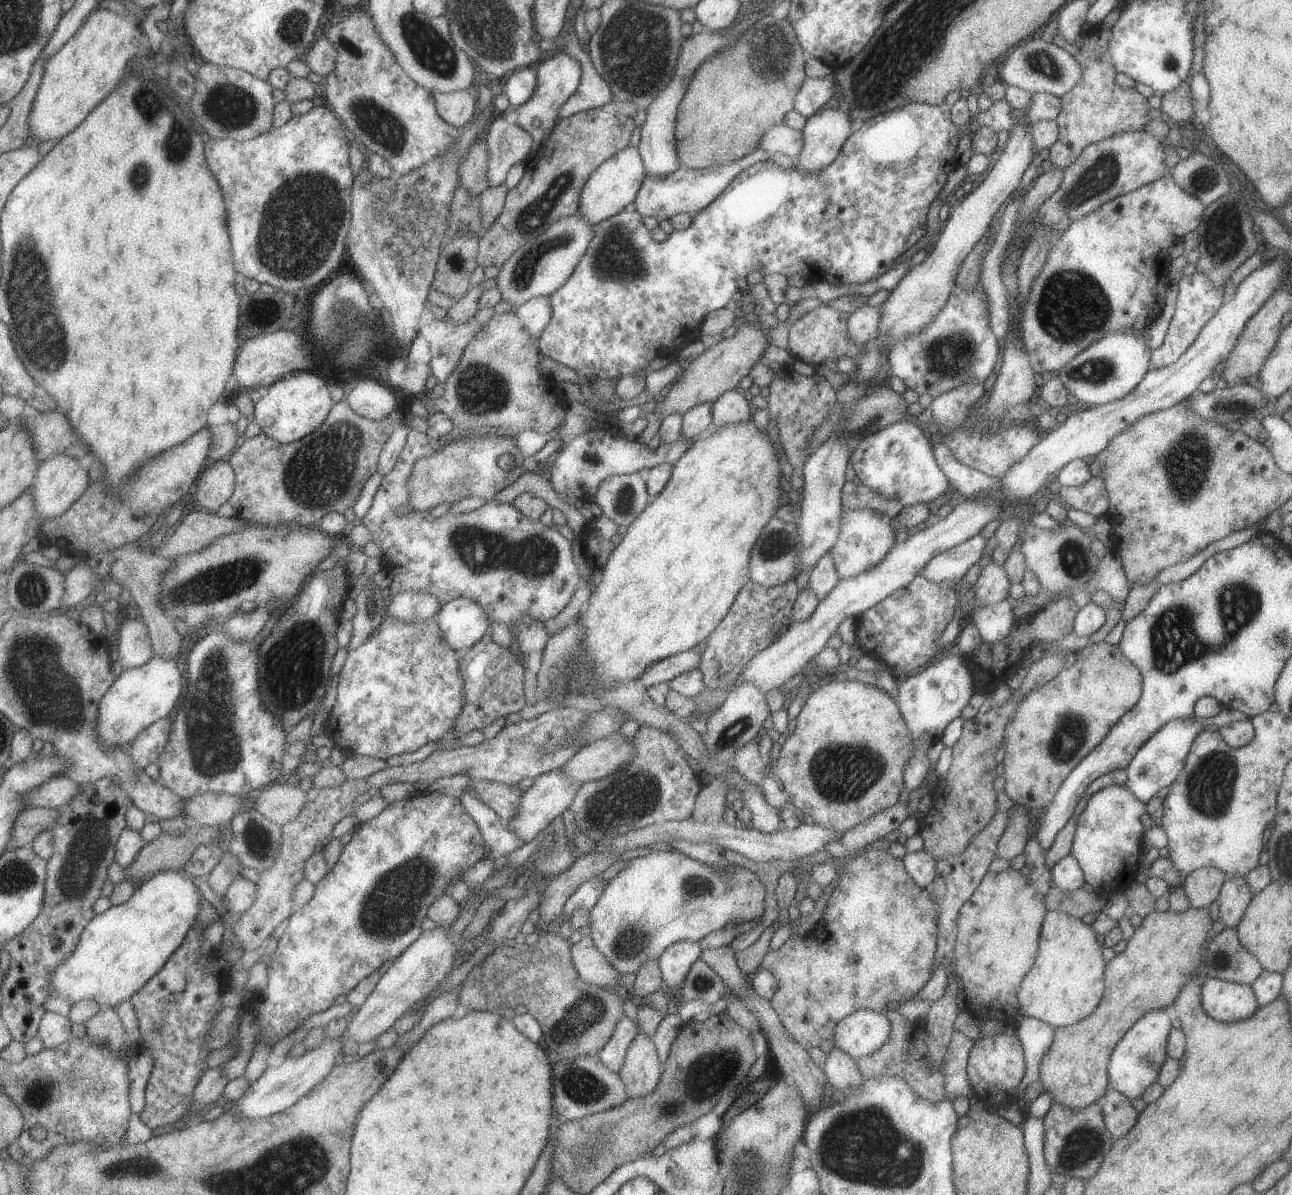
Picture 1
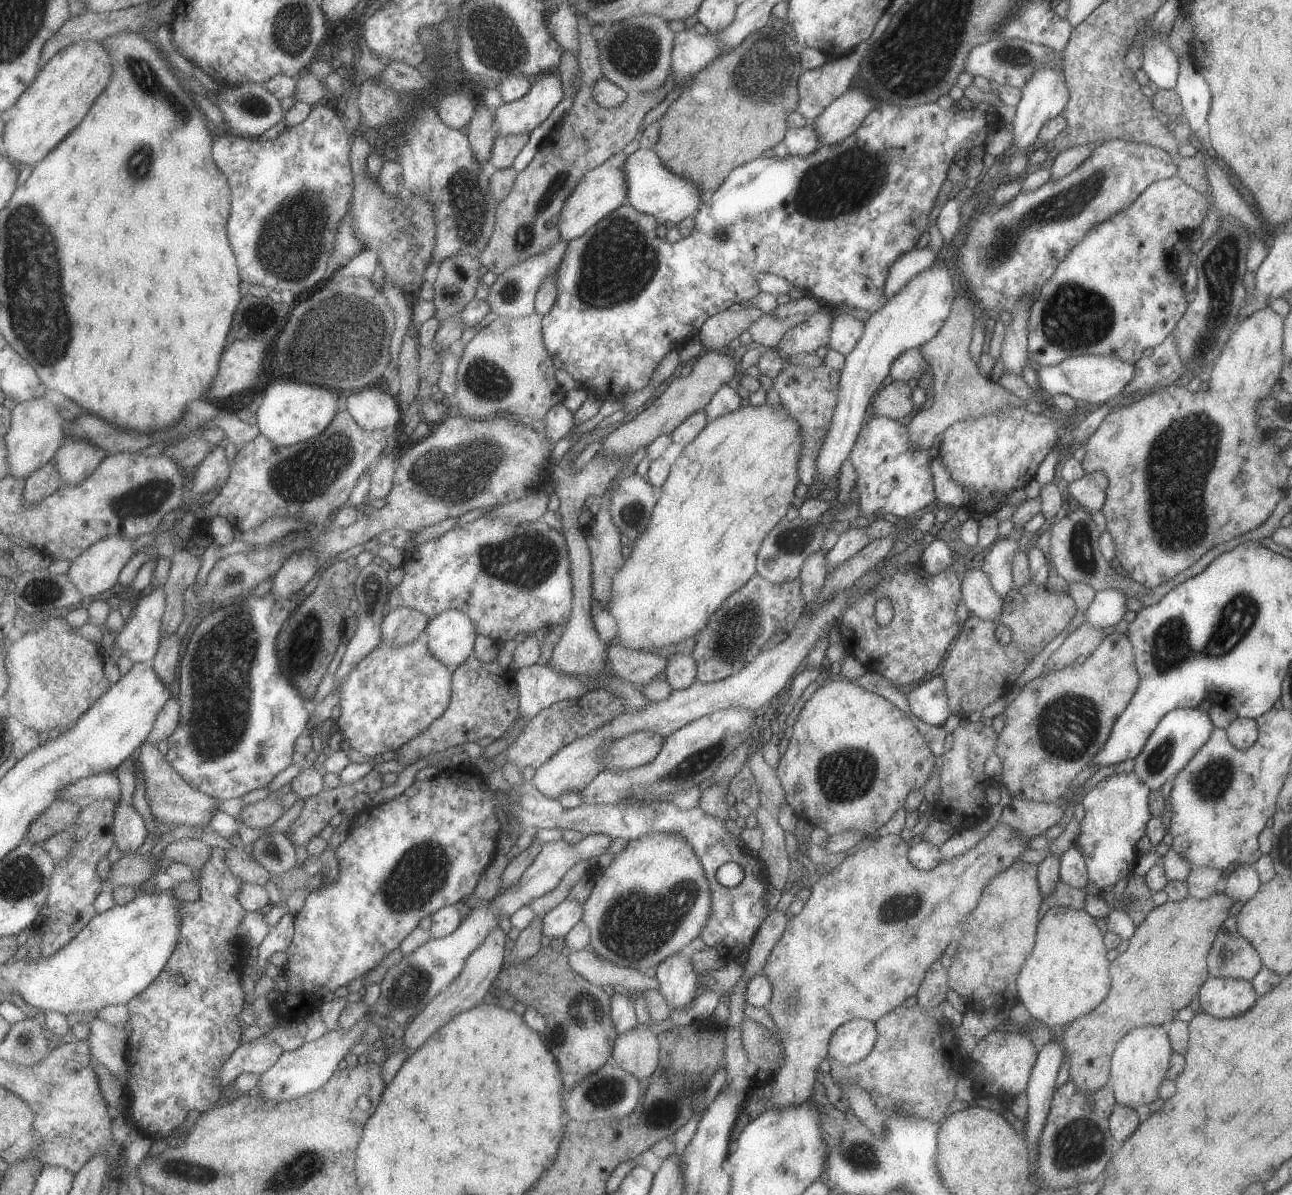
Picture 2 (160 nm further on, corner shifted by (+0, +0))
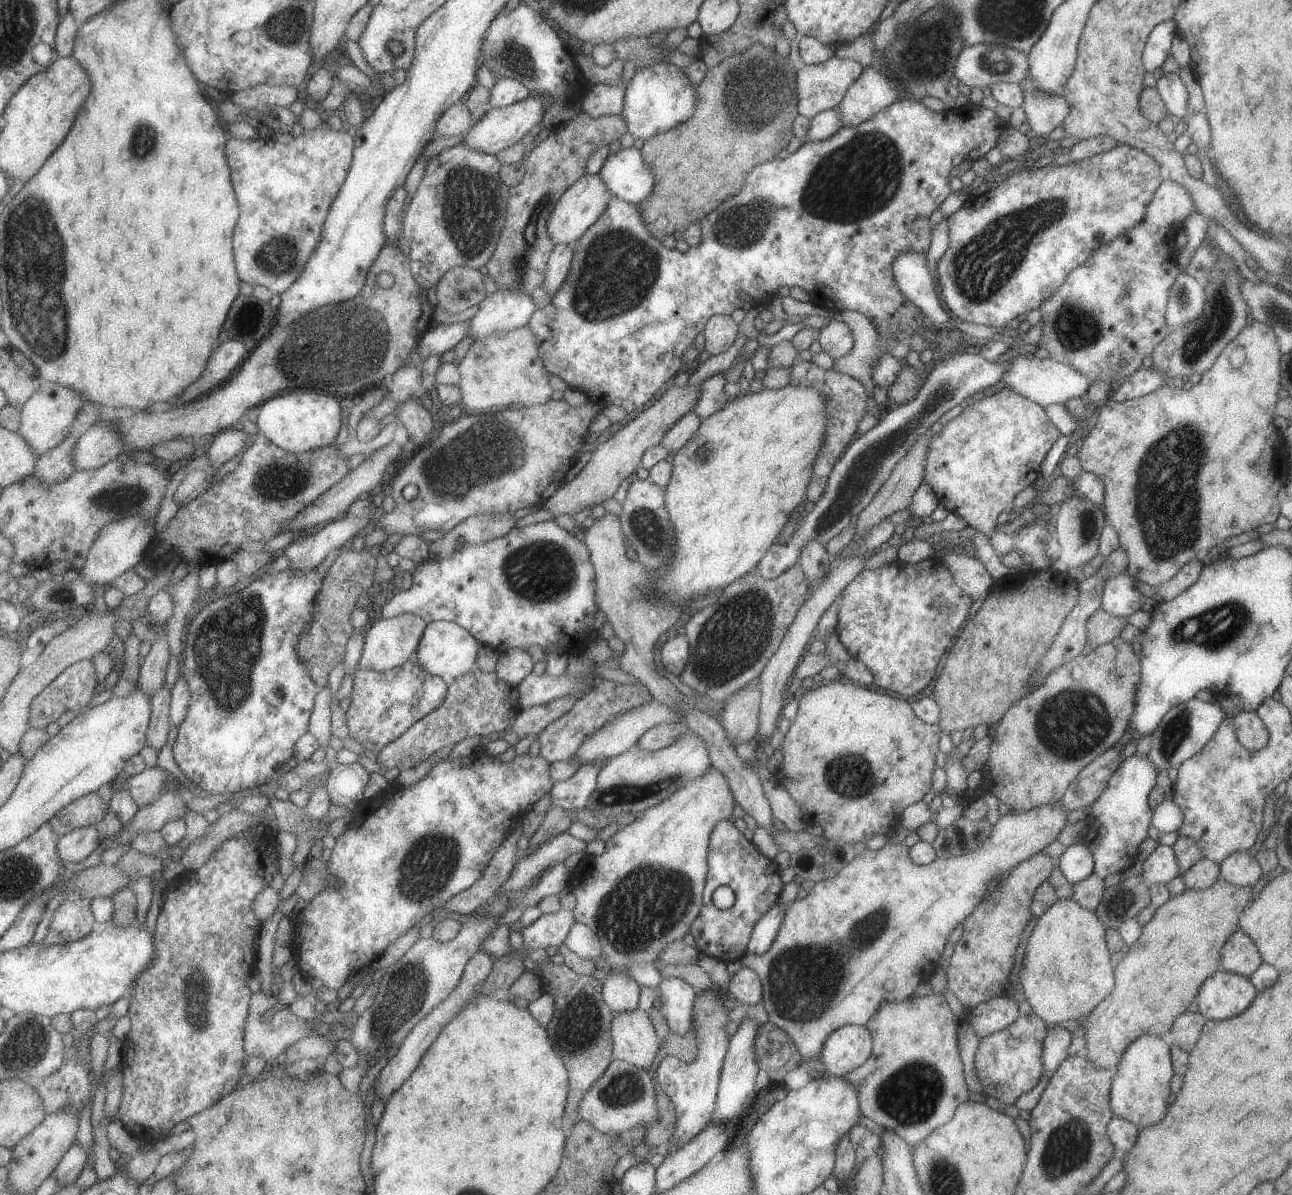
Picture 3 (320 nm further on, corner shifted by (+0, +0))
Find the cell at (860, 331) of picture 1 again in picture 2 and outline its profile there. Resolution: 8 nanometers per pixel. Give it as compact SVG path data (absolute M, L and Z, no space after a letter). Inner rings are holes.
M837 315L832 322L828 348L847 356L862 338L864 328L865 323L854 316Z

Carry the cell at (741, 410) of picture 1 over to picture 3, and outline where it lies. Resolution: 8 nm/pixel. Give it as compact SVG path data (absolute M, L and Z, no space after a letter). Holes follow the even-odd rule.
M724 373L714 374L700 385L700 398L694 406L693 413L699 418L706 419L719 412L730 401L725 392Z

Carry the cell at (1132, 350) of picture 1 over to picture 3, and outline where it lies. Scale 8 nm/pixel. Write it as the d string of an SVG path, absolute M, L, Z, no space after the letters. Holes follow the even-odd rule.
M1016 355L1016 360L1008 366L1008 370L1002 374L1002 382L1010 389L1042 407L1050 404L1066 403L1070 398L1086 397L1086 394L1094 384L1090 378L1086 378L1082 372L1078 372L1070 364L1060 364L1051 358L1040 360L1031 355Z

